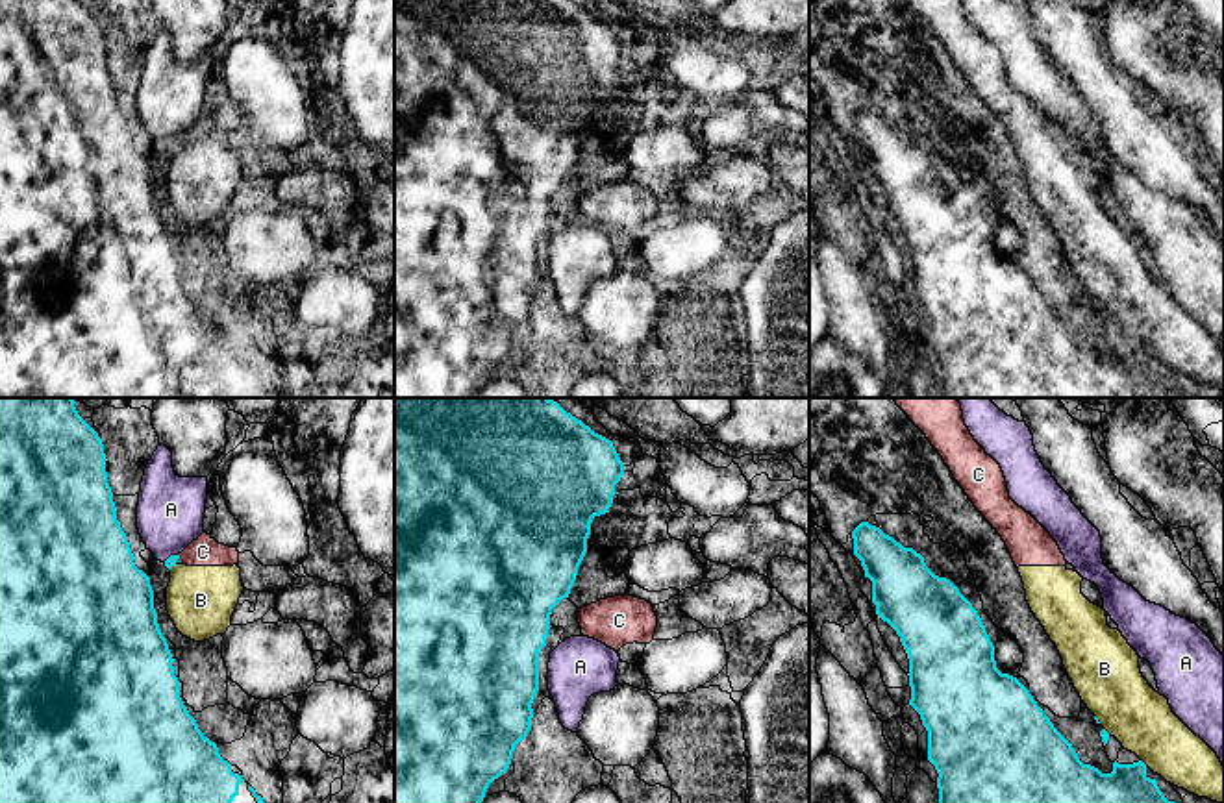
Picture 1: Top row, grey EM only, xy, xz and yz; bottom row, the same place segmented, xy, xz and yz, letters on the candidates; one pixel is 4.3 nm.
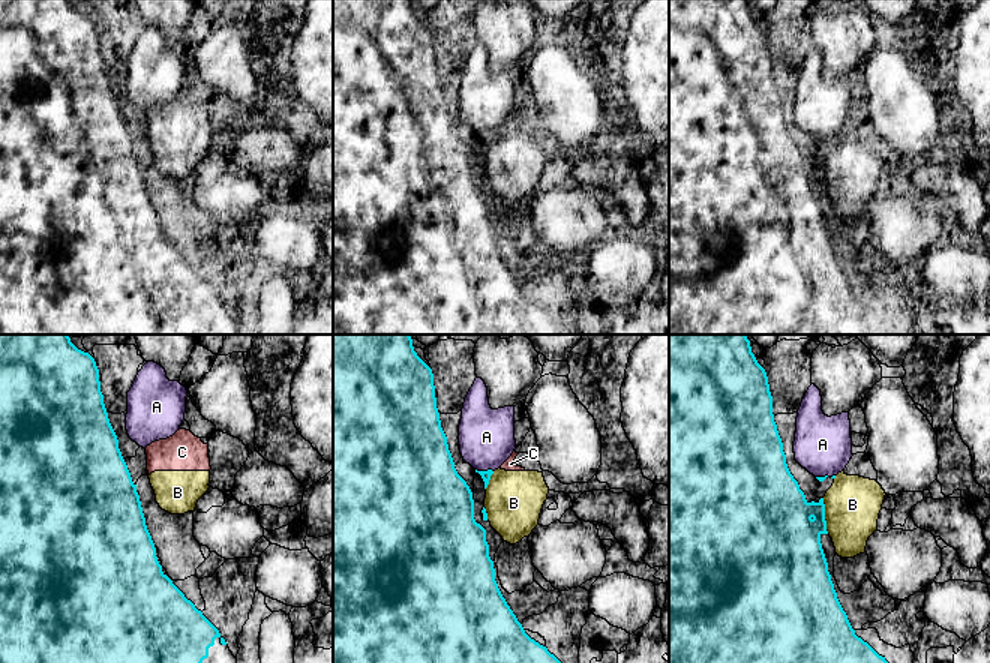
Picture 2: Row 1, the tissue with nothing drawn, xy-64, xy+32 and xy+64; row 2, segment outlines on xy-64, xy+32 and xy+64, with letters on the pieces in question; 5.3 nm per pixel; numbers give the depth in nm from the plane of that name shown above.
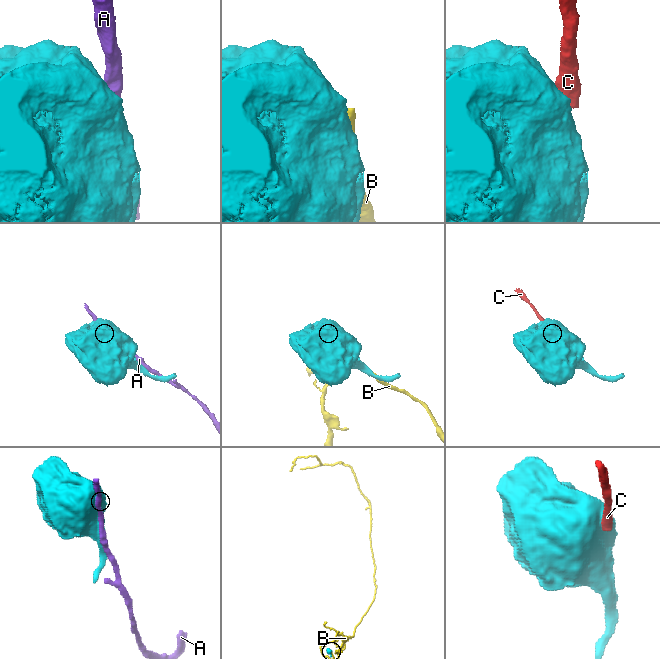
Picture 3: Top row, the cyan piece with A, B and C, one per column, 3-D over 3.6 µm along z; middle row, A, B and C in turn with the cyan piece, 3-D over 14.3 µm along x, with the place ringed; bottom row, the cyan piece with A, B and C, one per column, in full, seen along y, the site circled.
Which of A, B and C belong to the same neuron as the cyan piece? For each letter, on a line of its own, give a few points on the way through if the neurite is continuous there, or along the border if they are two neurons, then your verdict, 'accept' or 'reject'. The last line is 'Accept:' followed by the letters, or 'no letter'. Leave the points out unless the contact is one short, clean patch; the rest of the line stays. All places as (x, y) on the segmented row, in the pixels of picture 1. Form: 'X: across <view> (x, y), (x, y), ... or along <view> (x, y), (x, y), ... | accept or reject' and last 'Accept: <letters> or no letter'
A: reject
B: reject
C: along xy (178, 554), (174, 563) | reject
Accept: no letter

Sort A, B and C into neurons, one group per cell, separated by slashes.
A / B C

